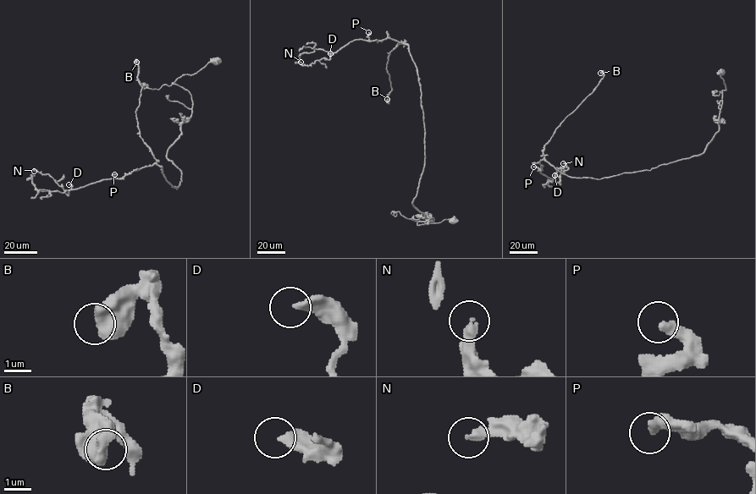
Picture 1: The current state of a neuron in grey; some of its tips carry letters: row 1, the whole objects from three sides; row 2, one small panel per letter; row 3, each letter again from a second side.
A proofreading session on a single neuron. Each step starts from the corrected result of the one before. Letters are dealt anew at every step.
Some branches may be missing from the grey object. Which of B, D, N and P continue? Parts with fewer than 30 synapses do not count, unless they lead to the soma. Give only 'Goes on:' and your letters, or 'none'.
Goes on: none

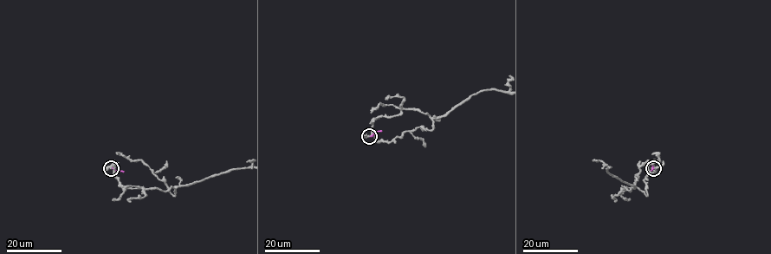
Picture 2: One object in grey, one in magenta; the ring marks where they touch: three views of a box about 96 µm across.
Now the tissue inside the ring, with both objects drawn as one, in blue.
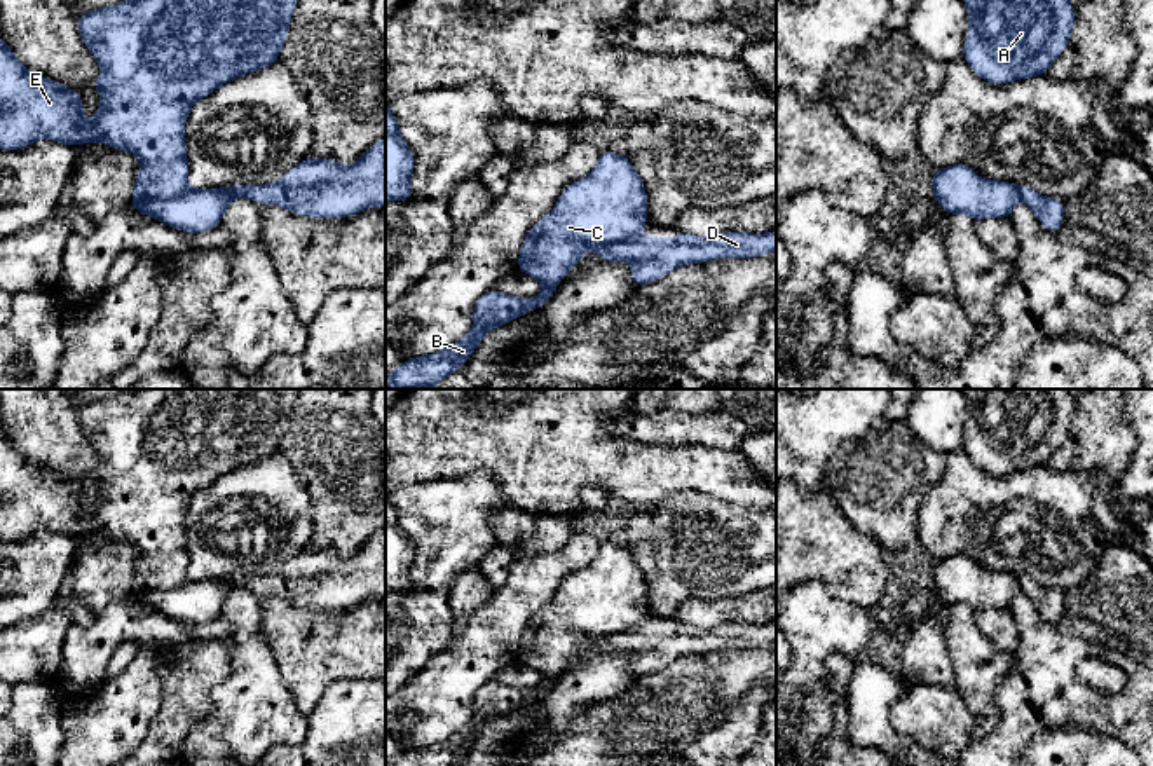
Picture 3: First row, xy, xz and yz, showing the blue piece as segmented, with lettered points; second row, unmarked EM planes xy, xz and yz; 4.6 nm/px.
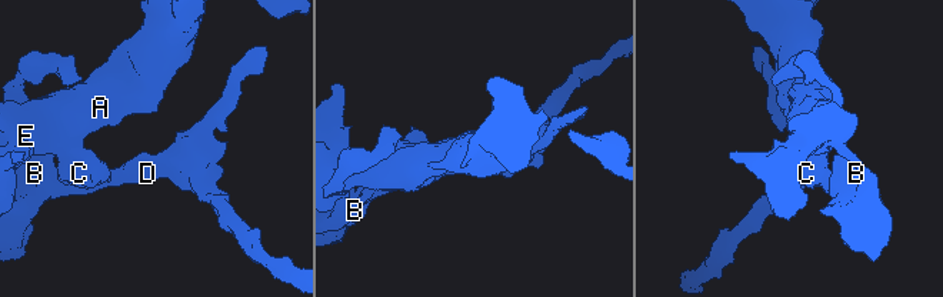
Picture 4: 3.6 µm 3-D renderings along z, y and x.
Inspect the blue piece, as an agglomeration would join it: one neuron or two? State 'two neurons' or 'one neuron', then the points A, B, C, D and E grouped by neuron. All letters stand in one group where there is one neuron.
two neurons | A C E / B D

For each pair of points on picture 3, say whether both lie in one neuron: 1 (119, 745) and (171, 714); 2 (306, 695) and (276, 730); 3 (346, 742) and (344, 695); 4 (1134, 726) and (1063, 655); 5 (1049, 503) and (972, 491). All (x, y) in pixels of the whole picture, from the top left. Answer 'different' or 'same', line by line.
1: different
2: different
3: same
4: same
5: same

